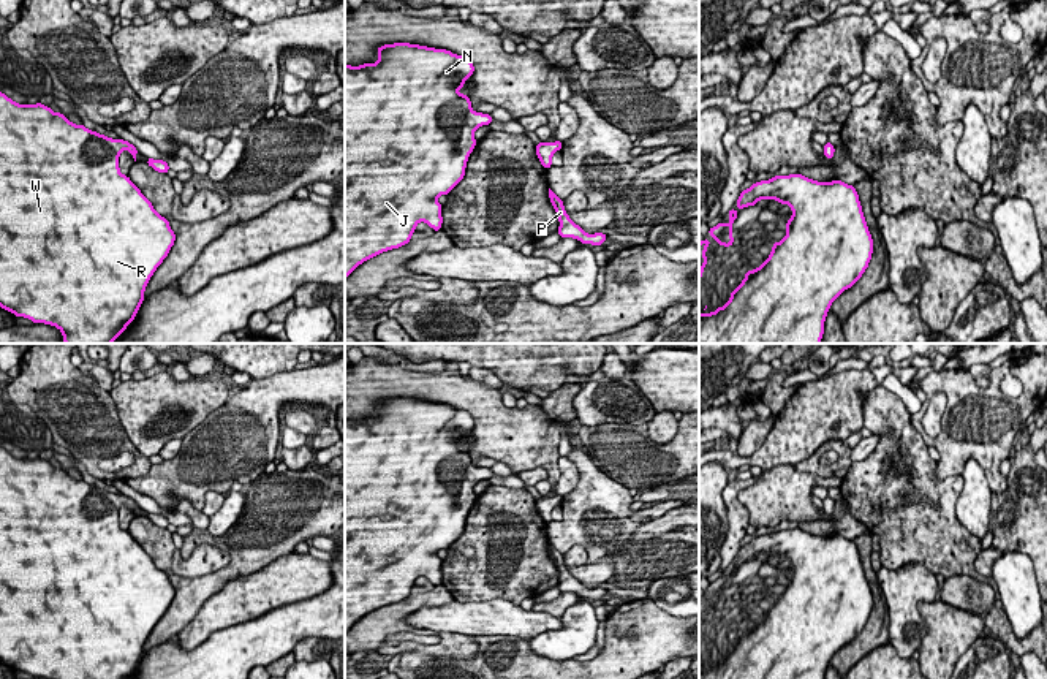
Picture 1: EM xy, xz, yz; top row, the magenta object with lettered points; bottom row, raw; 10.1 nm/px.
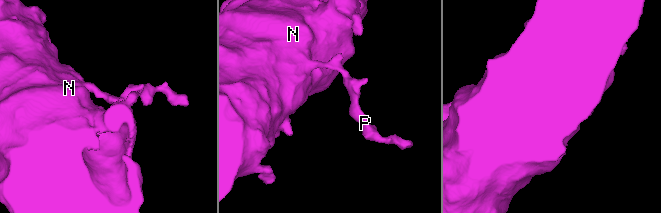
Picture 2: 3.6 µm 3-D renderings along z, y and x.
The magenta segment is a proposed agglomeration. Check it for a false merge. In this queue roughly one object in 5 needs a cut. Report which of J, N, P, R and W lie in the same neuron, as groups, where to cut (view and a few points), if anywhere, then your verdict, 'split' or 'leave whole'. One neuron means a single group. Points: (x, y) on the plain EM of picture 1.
groups J N P R W; cut none; leave whole

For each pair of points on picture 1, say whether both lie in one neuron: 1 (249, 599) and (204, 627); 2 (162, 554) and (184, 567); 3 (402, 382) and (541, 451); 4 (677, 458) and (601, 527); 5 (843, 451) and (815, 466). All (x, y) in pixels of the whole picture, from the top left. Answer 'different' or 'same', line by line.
1: same
2: same
3: same
4: different
5: same

